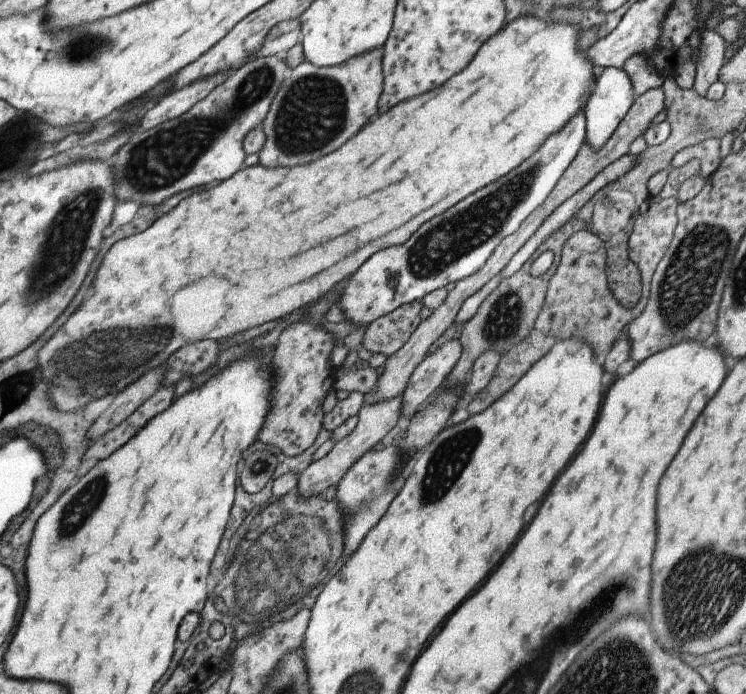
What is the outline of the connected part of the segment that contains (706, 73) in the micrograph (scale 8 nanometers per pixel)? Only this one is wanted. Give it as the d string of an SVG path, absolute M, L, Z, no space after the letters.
M706 29L701 36L701 51L697 56L694 90L705 97L707 90L719 80L719 72L726 58L726 38L713 29Z

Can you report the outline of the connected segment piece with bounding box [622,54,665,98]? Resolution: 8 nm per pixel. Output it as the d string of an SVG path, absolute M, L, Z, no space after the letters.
M634 54L622 67L630 77L634 95L639 97L651 88L658 88L664 82L665 75L650 67L642 54Z

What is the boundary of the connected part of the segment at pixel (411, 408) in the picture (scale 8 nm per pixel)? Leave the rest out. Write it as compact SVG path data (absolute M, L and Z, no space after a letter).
M452 339L422 360L402 391L401 416L412 418L442 388L462 351L461 342Z

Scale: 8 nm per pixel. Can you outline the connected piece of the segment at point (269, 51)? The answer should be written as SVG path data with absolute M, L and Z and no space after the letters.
M290 19L279 22L266 35L263 47L255 55L256 57L265 57L272 55L283 56L296 43L301 42L301 22L300 19Z

